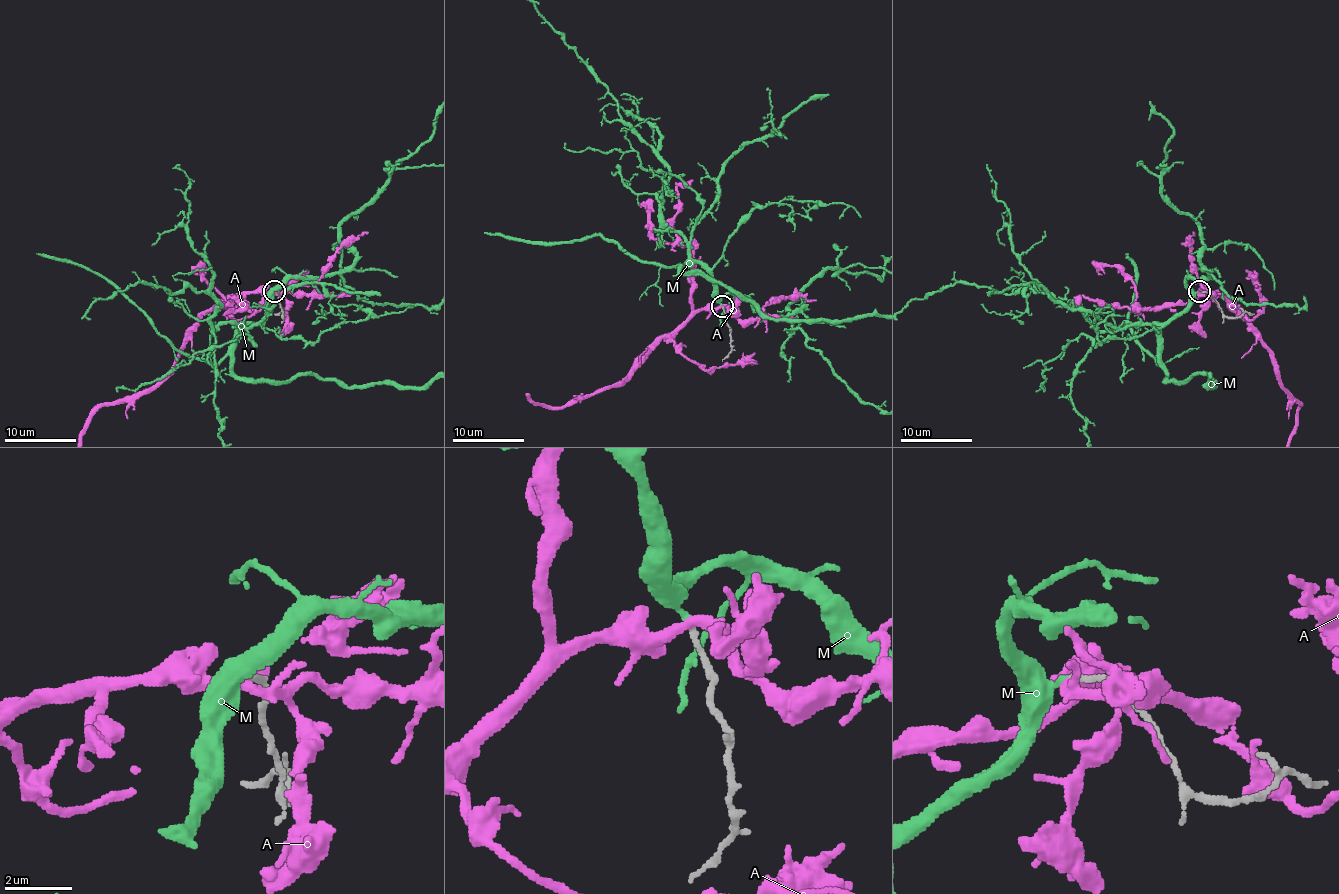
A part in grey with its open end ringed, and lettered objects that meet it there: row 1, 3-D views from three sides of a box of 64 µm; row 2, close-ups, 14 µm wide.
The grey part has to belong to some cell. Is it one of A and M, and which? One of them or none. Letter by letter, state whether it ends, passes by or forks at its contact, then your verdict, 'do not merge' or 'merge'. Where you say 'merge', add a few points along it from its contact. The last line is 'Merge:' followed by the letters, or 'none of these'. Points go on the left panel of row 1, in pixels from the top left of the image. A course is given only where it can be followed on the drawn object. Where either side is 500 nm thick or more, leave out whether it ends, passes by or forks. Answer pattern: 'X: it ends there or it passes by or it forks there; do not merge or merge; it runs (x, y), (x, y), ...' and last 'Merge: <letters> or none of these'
A: it passes by; do not merge
M: it ends there; merge
Merge: M

